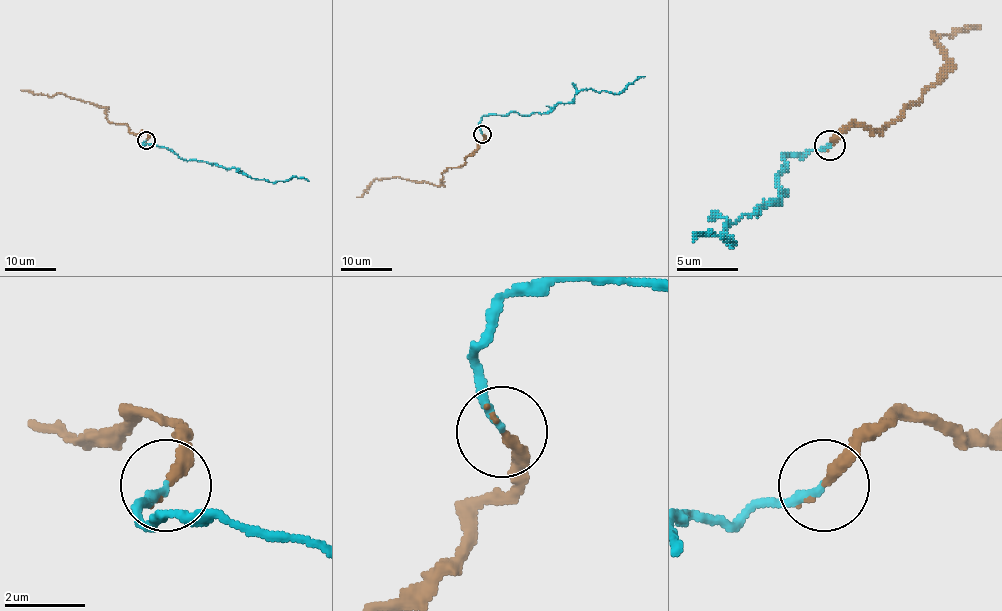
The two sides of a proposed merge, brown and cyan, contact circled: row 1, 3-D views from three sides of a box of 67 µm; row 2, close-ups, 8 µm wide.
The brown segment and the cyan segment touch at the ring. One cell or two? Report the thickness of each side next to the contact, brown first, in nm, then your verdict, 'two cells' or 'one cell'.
280/180 nm | one cell

